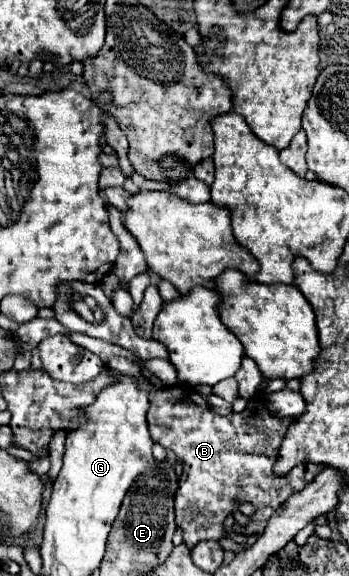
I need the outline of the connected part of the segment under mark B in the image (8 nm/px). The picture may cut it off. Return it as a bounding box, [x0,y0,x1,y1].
[147,386,325,548]

